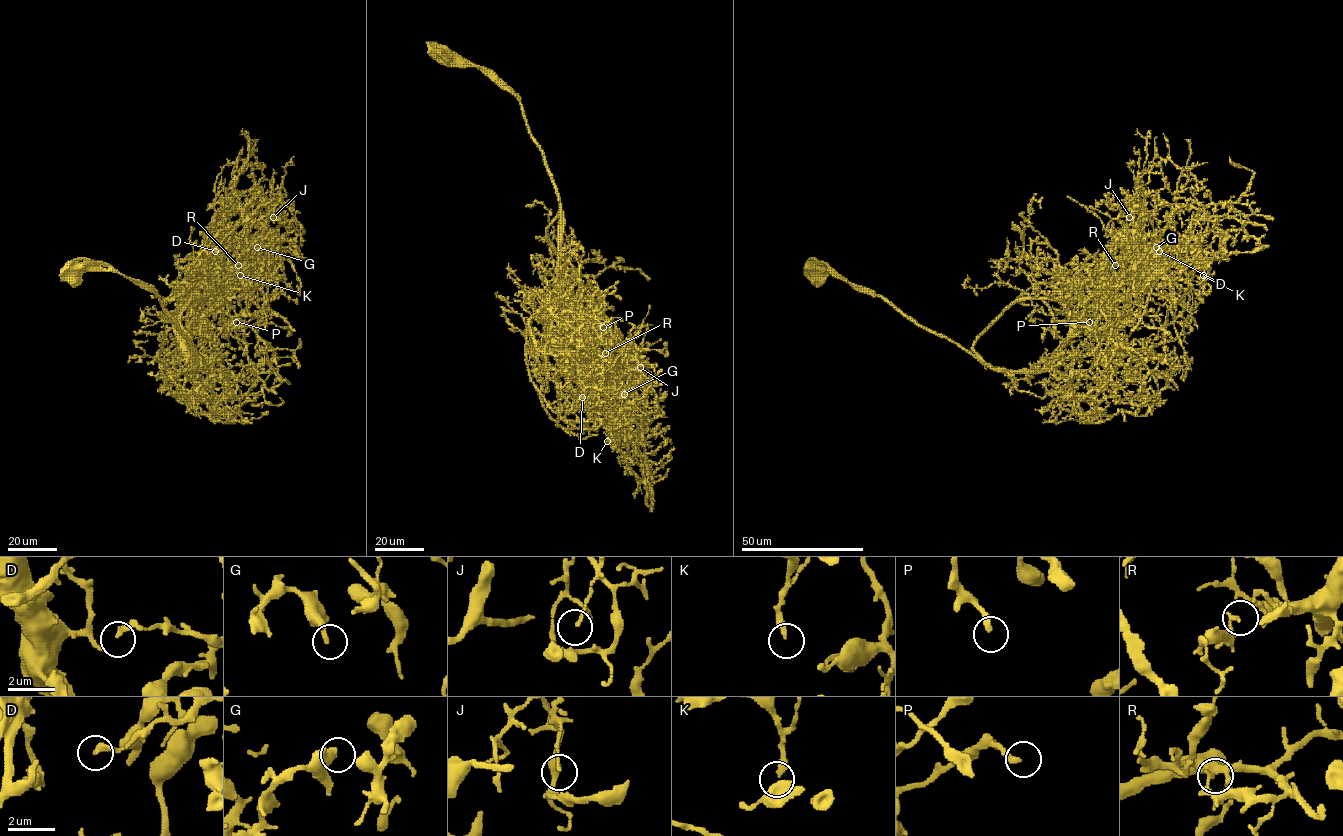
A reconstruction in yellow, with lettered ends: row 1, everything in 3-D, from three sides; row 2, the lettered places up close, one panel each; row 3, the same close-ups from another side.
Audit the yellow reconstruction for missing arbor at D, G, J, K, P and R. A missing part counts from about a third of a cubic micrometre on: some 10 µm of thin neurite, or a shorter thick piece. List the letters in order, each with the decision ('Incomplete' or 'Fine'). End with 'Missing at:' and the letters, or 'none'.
D: Fine
G: Fine
J: Fine
K: Fine
P: Incomplete
R: Fine
Missing at: P

